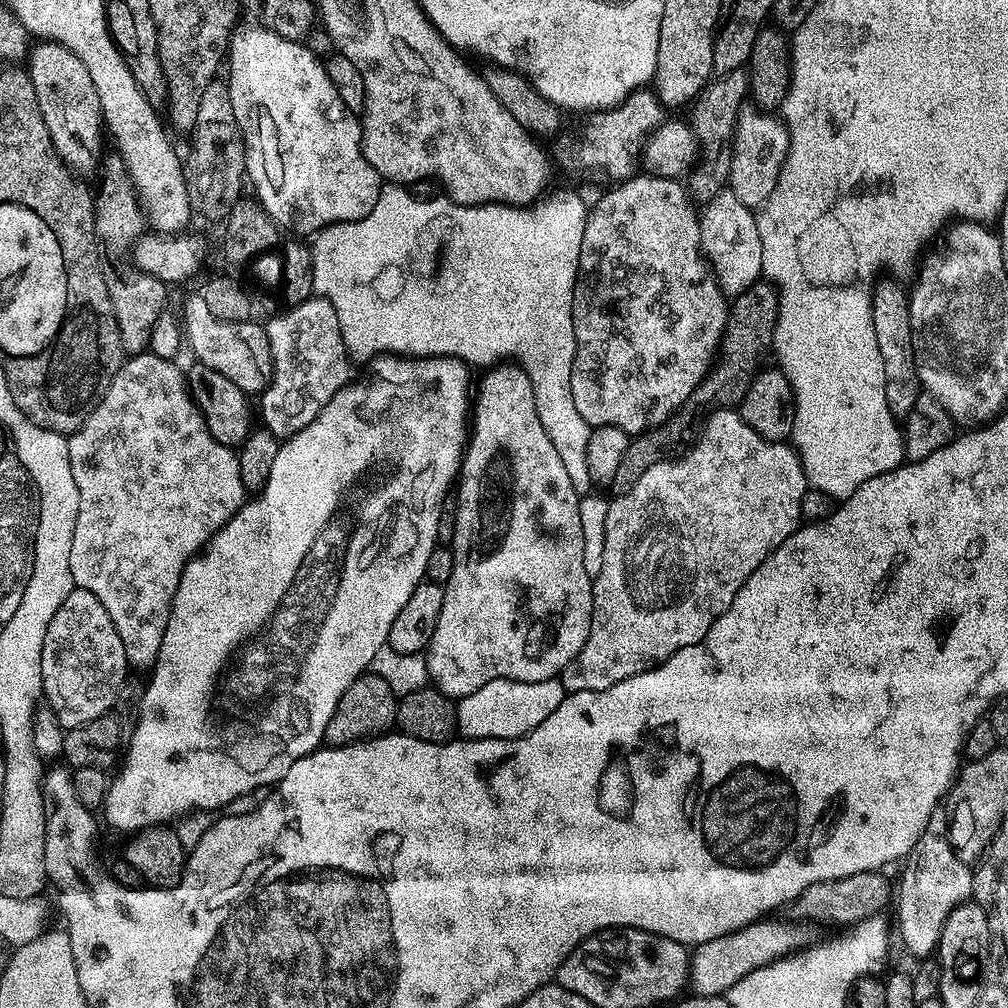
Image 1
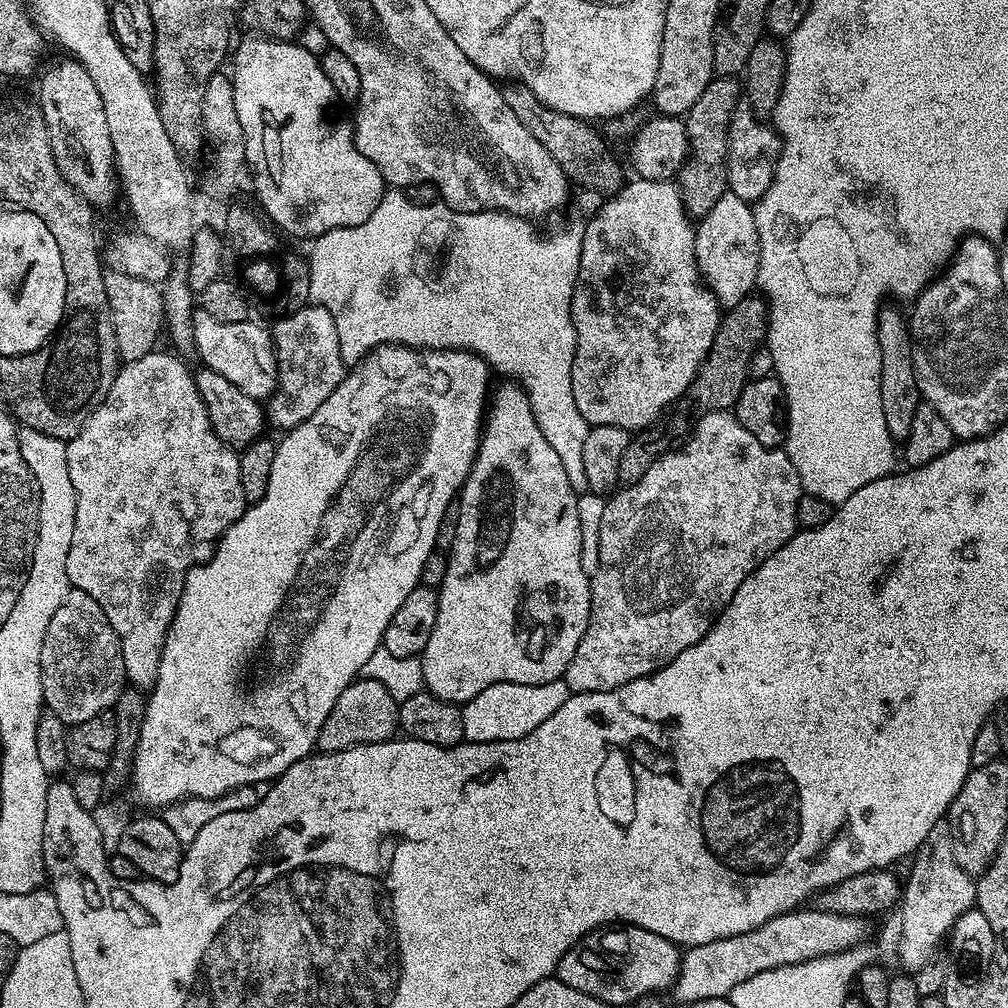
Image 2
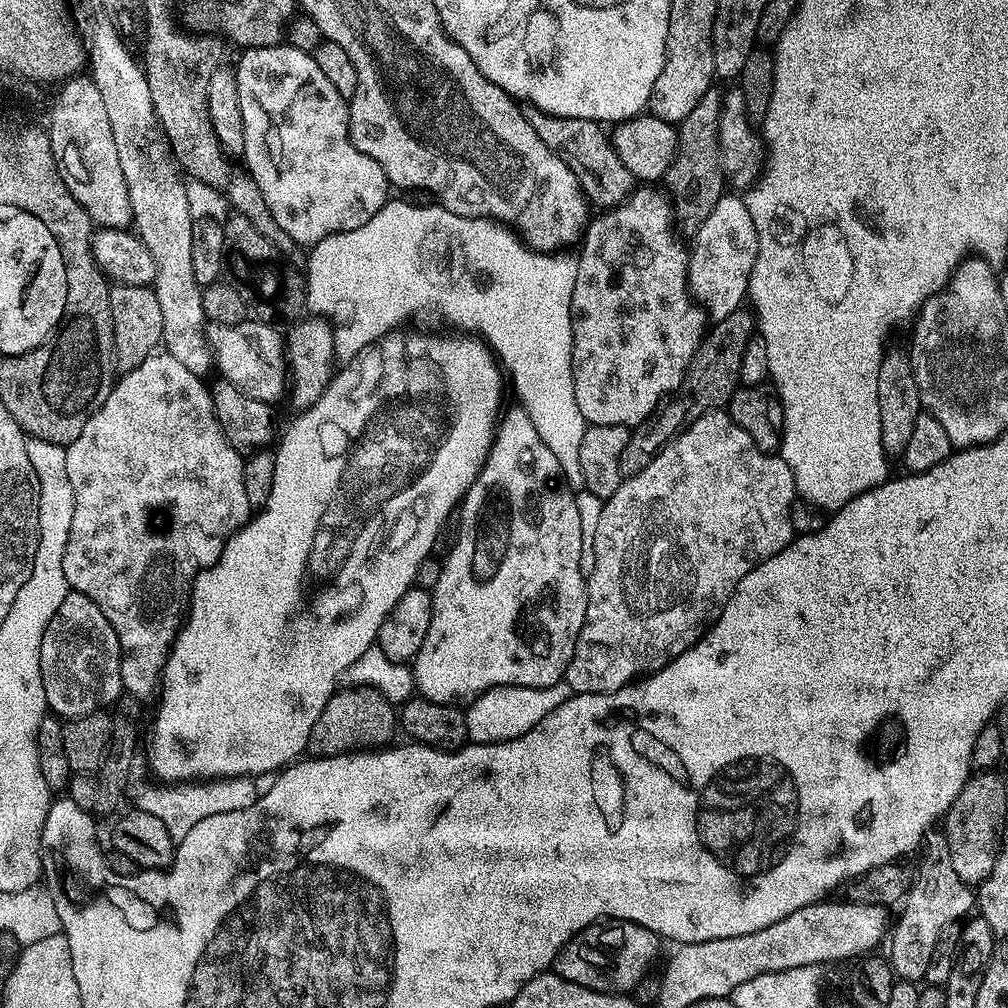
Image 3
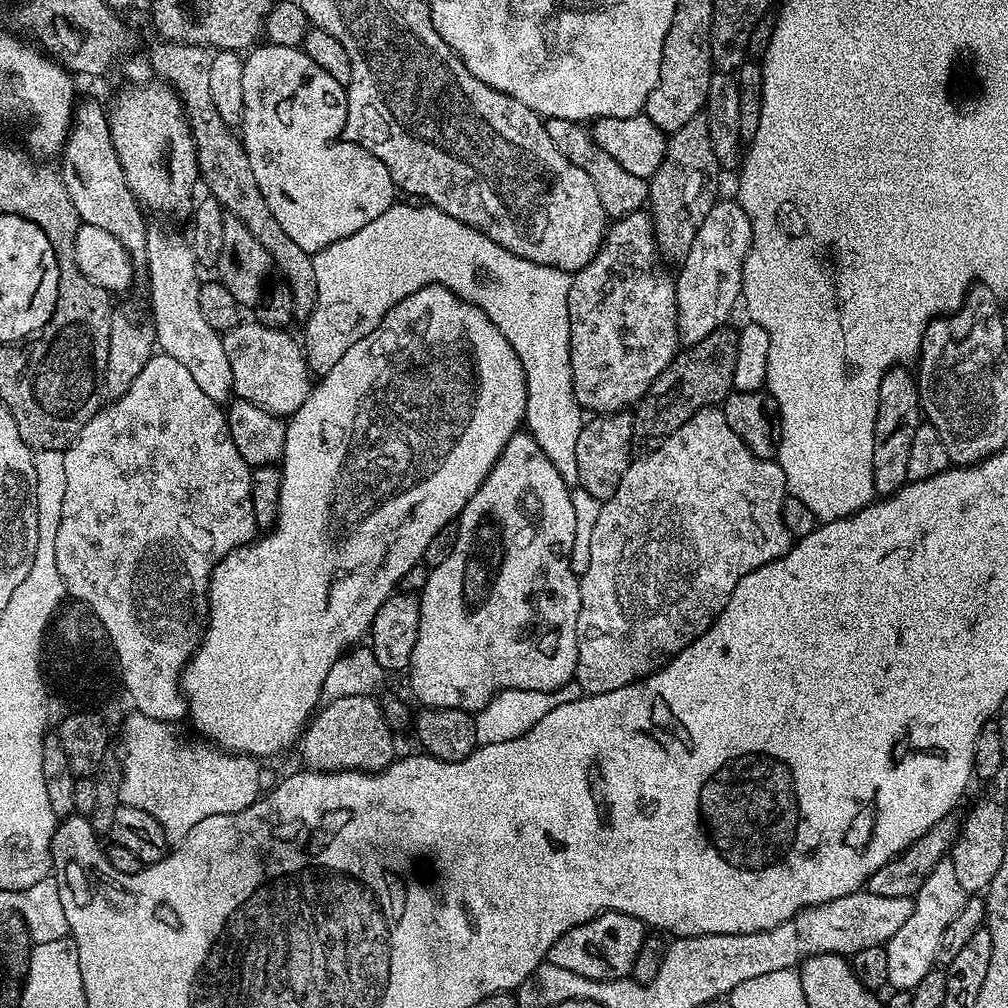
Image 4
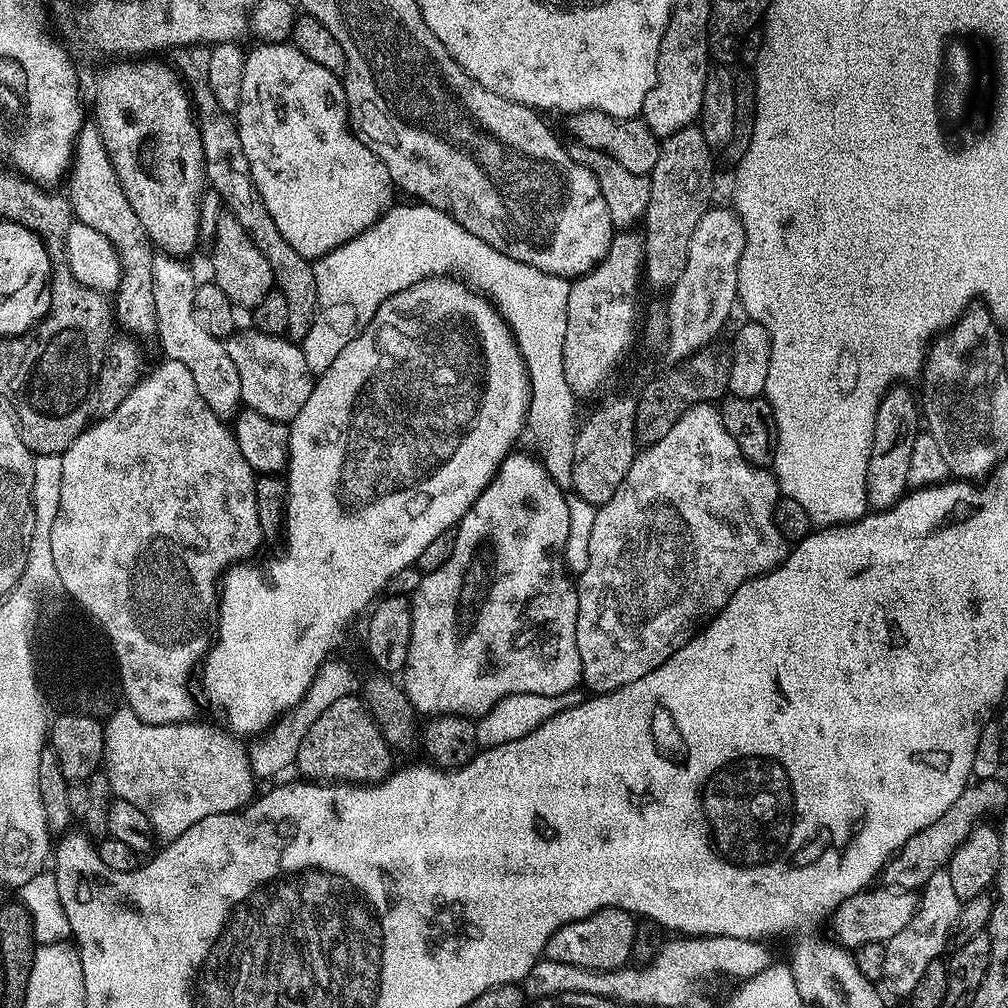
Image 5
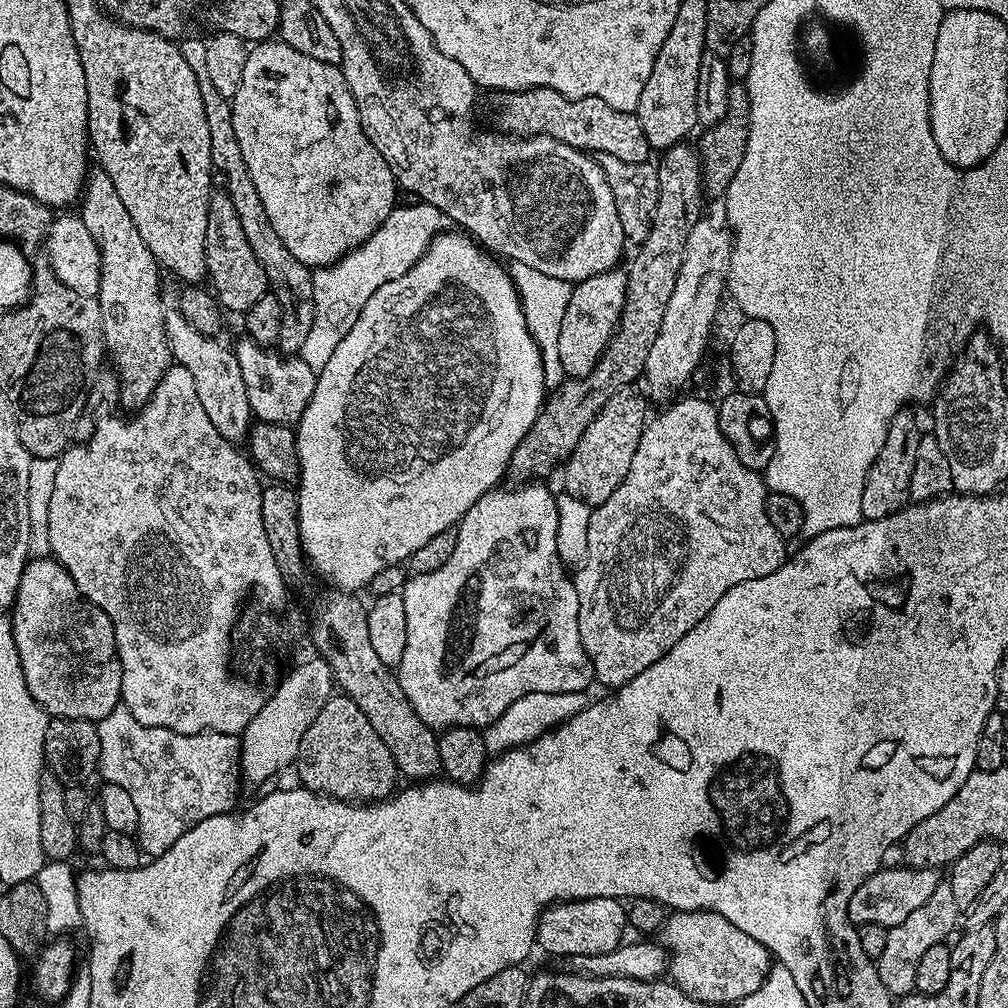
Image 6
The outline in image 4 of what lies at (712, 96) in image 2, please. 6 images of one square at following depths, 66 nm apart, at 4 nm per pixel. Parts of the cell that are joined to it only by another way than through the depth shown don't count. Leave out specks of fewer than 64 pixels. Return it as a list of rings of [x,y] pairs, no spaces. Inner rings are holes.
[[[703,115],[690,118],[686,126],[668,136],[668,153],[662,158],[662,166],[658,166],[648,181],[648,204],[656,251],[673,266],[684,263],[702,222],[706,222],[706,214],[710,214],[721,195],[720,175],[722,169],[714,154],[708,122]]]

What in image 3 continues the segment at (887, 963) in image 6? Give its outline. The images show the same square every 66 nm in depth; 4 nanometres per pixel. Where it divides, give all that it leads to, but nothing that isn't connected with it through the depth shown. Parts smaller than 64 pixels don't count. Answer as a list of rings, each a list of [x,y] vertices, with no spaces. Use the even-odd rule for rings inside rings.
[[[932,834],[927,837],[926,844],[929,847],[928,854],[920,866],[920,872],[918,868],[918,875],[913,879],[908,895],[902,901],[899,909],[900,921],[897,924],[895,921],[890,932],[890,963],[893,973],[904,982],[920,982],[927,974],[928,967],[933,967],[932,955],[938,942],[938,934],[942,934],[944,928],[955,925],[955,920],[963,921],[969,915],[967,912],[974,908],[973,889],[962,882],[962,878],[958,878],[953,864],[950,863],[947,840],[943,835]]]

